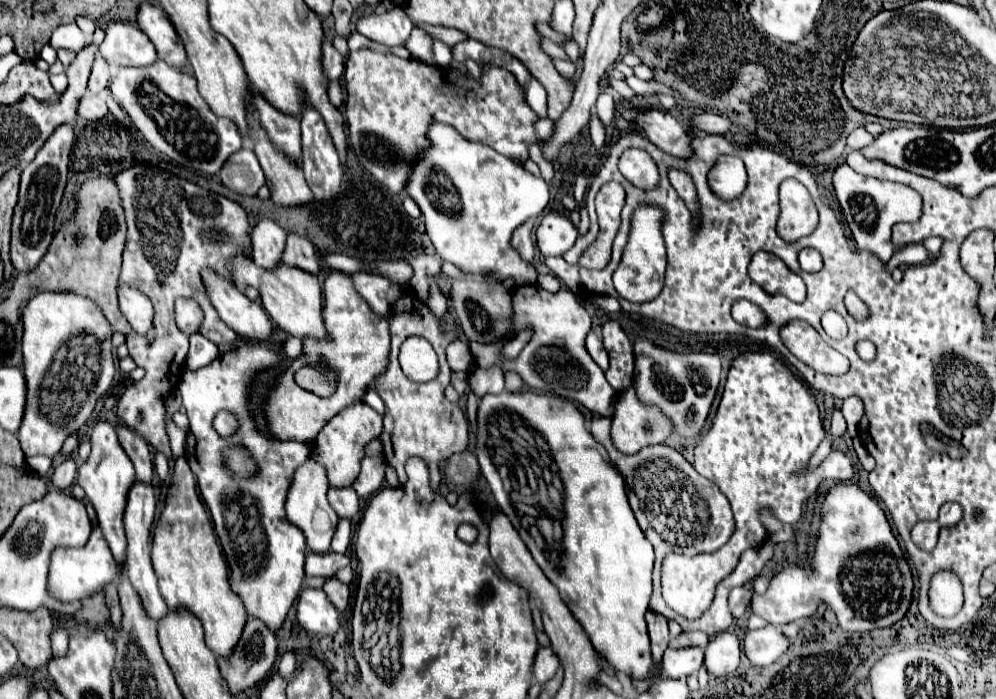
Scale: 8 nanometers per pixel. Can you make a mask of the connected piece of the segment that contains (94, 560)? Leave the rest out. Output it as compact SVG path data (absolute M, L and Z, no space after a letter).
M95 525L85 547L81 549L57 549L51 557L51 567L49 567L49 591L63 601L73 601L73 599L87 599L93 593L101 591L105 583L113 581L117 575L117 563L115 557L107 545L107 541L101 535L101 529Z

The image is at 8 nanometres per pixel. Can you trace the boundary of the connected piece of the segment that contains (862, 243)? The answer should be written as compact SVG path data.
M841 163L835 169L833 187L859 249L877 255L881 261L889 261L895 251L891 245L891 227L897 221L911 221L911 215L913 221L917 221L921 215L921 197L913 189L905 189L899 183L863 177L855 173L847 163Z

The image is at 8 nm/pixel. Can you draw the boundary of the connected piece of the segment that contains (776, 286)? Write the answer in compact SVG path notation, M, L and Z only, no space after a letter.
M757 251L749 263L749 277L767 293L779 293L795 301L805 299L805 283L773 253Z

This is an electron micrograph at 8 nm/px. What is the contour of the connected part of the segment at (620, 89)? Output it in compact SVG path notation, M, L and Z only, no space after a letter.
M610 79L608 87L625 99L629 99L636 95L636 93L622 80Z

